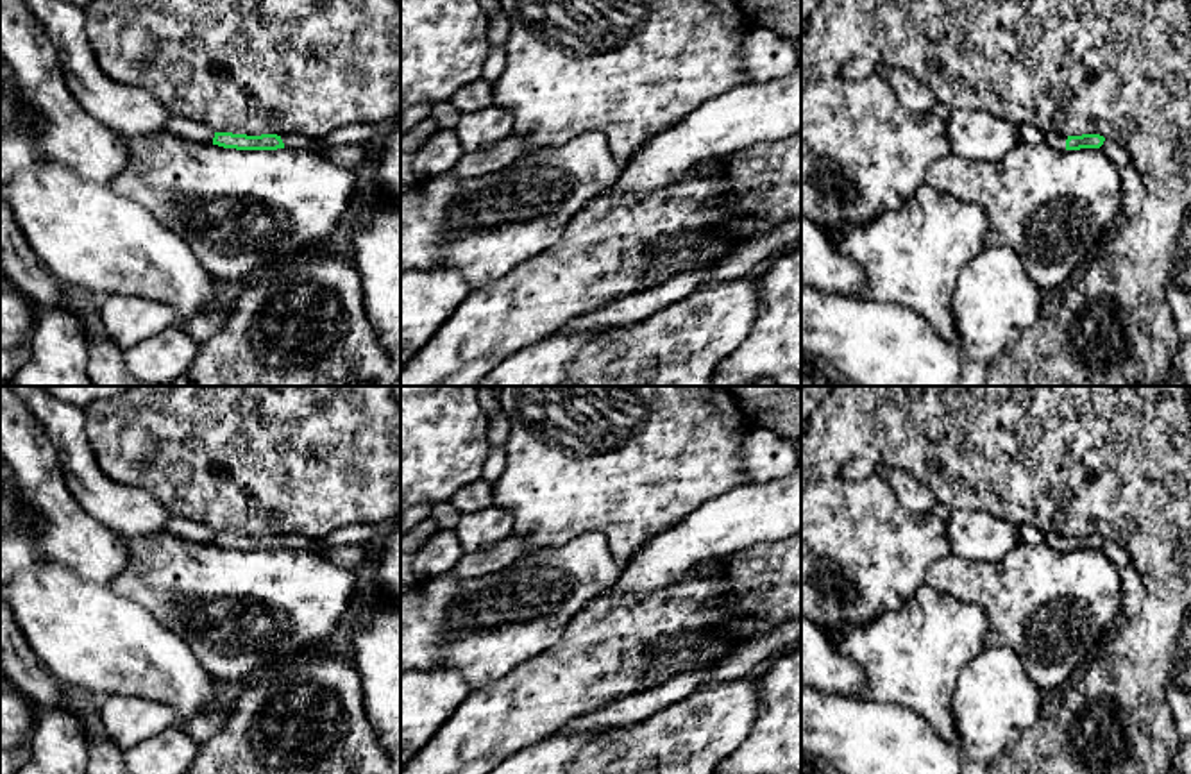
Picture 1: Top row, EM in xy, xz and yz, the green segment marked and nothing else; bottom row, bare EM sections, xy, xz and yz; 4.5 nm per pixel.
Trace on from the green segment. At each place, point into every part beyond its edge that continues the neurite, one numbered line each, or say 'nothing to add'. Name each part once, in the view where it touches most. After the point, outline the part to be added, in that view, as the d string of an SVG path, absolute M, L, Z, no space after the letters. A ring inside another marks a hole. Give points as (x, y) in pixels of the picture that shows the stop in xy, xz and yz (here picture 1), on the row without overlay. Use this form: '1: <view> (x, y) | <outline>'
1: xy (294, 542) | M277 534L283 543L284 549L290 551L315 551L320 554L325 554L329 549L318 540L318 536L311 536L311 534Z

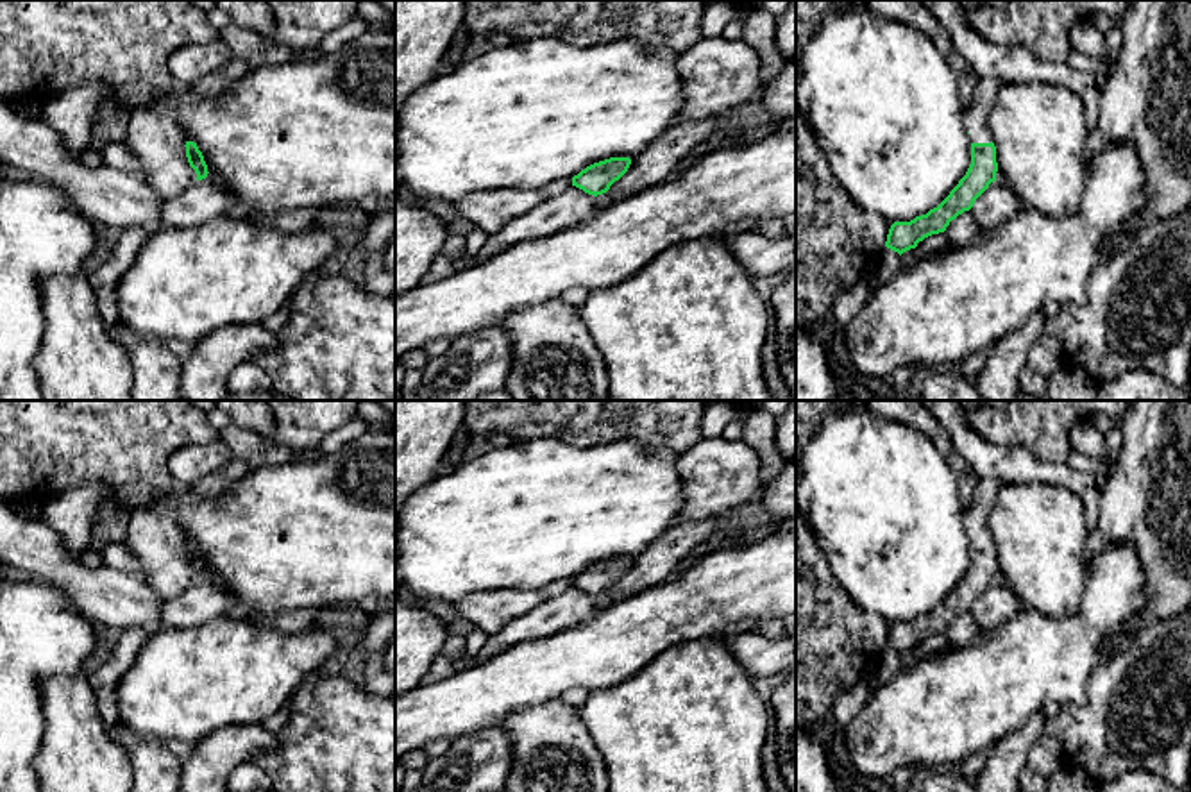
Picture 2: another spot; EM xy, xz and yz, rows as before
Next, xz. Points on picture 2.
nothing to add

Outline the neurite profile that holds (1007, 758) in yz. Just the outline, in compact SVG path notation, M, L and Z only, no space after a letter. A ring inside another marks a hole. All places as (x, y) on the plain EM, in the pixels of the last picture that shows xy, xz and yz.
M1037 712L987 749L985 767L976 776L978 792L1021 792L1019 774L1026 769L1032 746L1044 735L1044 722L1046 717Z

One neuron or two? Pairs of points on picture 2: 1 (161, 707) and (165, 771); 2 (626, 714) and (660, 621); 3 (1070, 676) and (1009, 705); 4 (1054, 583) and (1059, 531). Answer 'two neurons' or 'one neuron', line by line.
1: two neurons
2: two neurons
3: one neuron
4: one neuron

